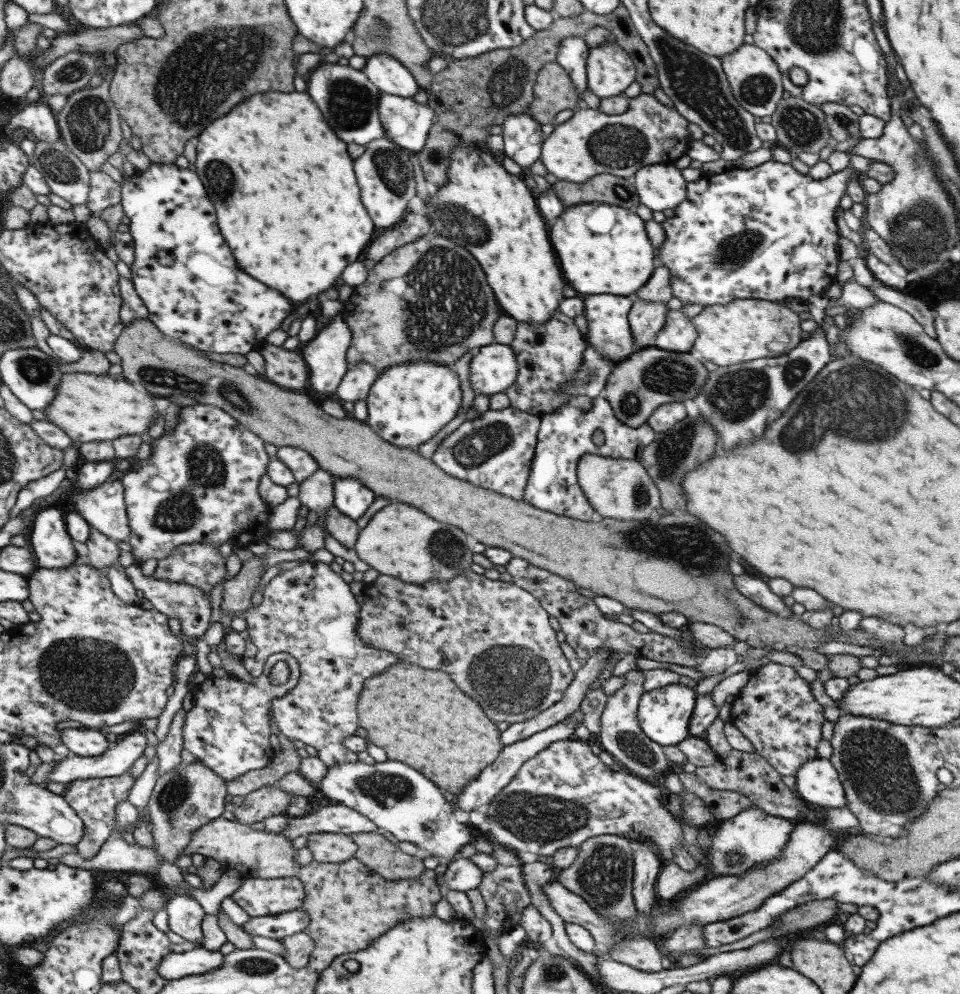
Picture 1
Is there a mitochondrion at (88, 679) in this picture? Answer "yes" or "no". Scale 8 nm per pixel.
yes

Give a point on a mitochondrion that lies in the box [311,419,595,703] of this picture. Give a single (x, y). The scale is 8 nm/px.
(446, 548)

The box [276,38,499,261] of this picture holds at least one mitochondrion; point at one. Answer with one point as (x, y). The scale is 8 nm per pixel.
(350, 104)

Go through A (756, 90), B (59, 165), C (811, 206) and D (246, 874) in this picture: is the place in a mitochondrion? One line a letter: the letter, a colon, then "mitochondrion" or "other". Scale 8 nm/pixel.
A: mitochondrion
B: mitochondrion
C: other
D: other

